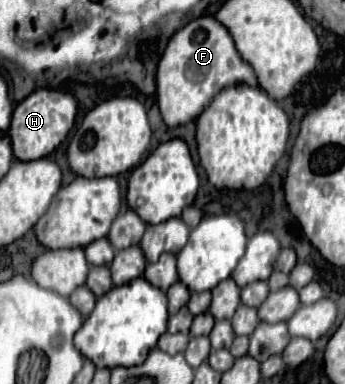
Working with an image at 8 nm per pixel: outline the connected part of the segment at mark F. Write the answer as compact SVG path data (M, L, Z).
M199 17L179 29L157 67L157 105L167 127L177 127L193 121L211 103L215 93L229 85L245 83L257 87L257 79L247 63L239 57L229 31L213 17Z

